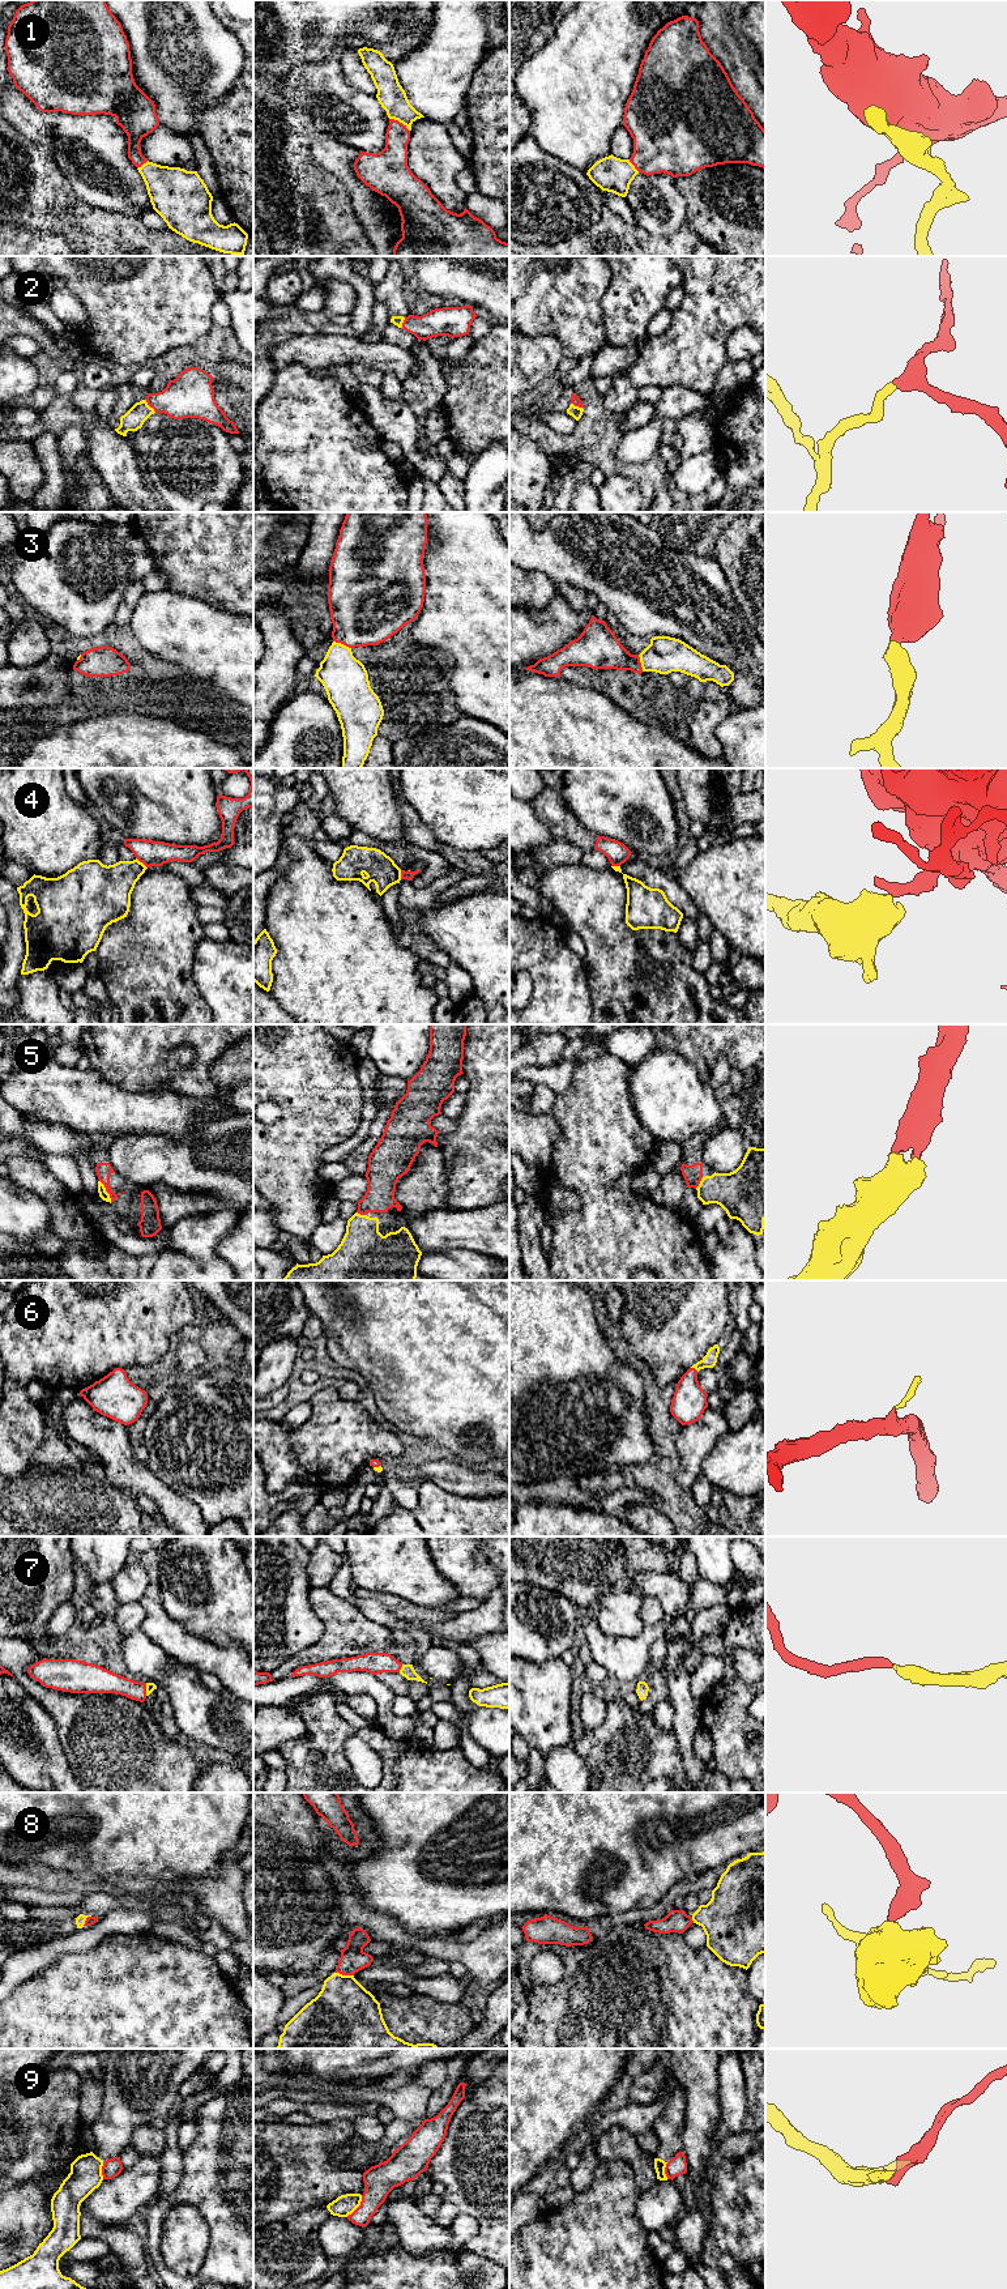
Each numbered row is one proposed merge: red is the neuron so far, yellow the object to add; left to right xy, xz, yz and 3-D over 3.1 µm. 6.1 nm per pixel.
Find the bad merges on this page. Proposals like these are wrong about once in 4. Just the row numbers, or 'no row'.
4, 9

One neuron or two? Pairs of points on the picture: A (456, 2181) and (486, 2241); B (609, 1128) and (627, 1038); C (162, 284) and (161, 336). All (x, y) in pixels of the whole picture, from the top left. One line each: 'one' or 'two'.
A: one
B: two
C: one

